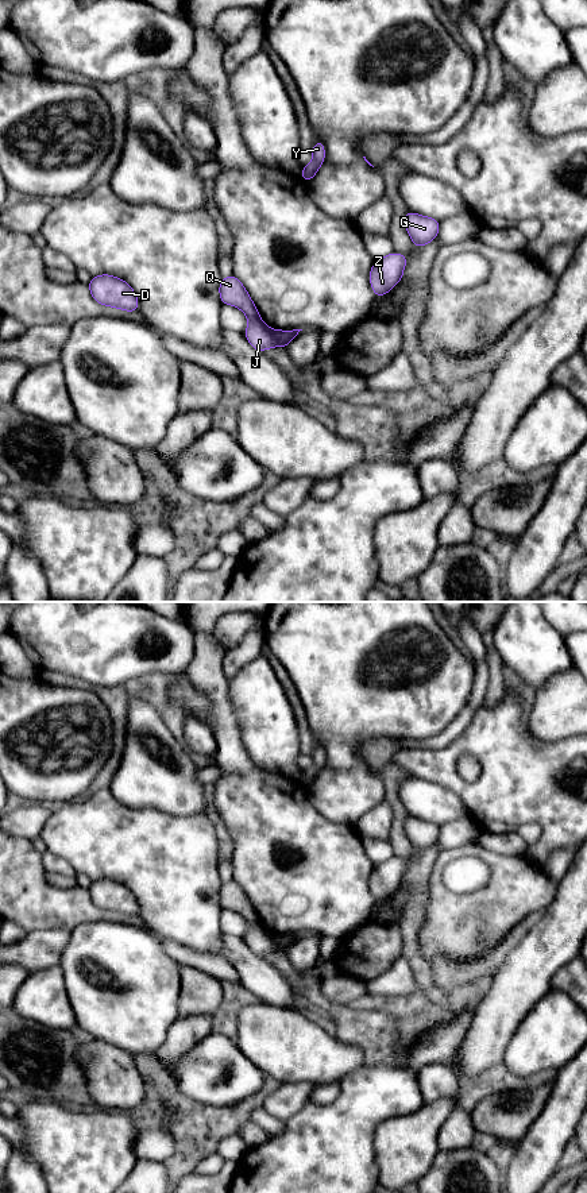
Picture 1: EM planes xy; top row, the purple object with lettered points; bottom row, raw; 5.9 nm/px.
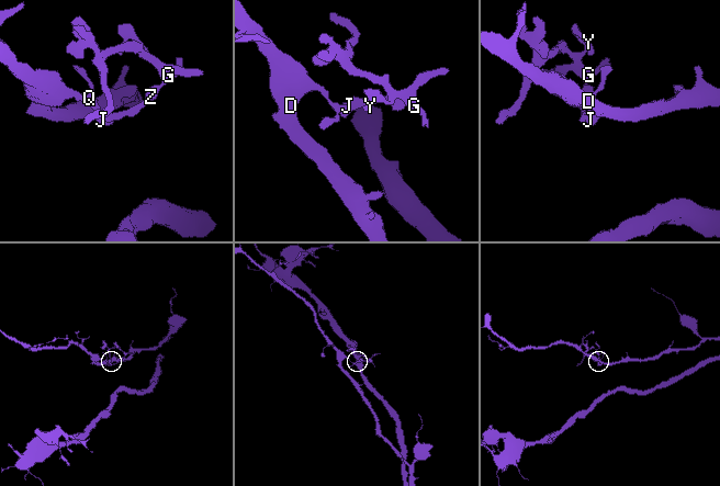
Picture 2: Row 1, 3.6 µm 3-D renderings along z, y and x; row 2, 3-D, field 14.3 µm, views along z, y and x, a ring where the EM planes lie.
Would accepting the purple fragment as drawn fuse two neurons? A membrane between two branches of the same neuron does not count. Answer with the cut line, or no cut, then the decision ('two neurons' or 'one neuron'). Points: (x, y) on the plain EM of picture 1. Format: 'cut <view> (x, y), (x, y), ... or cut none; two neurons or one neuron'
cut xy (270, 934), (277, 944), (286, 944), (294, 935), (298, 935); two neurons

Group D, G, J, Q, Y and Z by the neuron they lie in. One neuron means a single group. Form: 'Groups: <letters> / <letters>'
Groups: D J Q / G Y Z

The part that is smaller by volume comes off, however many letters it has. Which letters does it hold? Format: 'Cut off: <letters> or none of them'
Cut off: G, Y, Z

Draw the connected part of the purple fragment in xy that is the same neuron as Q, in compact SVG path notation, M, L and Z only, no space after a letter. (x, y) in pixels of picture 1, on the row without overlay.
M235 880L223 883L219 896L223 908L239 912L247 920L250 928L244 937L244 941L255 954L263 957L264 954L277 950L286 953L287 949L298 939L298 935L294 935L289 943L277 945L273 941L271 933L262 926L247 895Z

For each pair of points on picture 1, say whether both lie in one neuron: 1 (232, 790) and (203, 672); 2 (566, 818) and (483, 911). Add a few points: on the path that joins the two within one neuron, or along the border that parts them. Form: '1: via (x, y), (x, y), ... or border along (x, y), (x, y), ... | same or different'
1: via (232, 760), (220, 702) | same
2: border along (525, 854), (541, 868) | different

